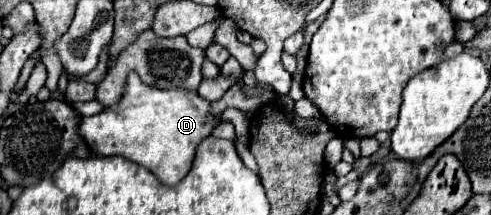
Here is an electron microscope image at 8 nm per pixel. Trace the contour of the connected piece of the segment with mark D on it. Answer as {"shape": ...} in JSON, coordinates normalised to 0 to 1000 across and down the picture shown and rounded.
{"shape":[[[269,335],[248,465],[196,540],[171,540],[163,633],[200,726],[244,716],[310,791],[330,856],[354,865],[387,800],[403,670],[428,633],[440,577],[444,540],[428,521],[428,474],[407,456],[399,419],[326,419],[297,400],[285,353]]]}

